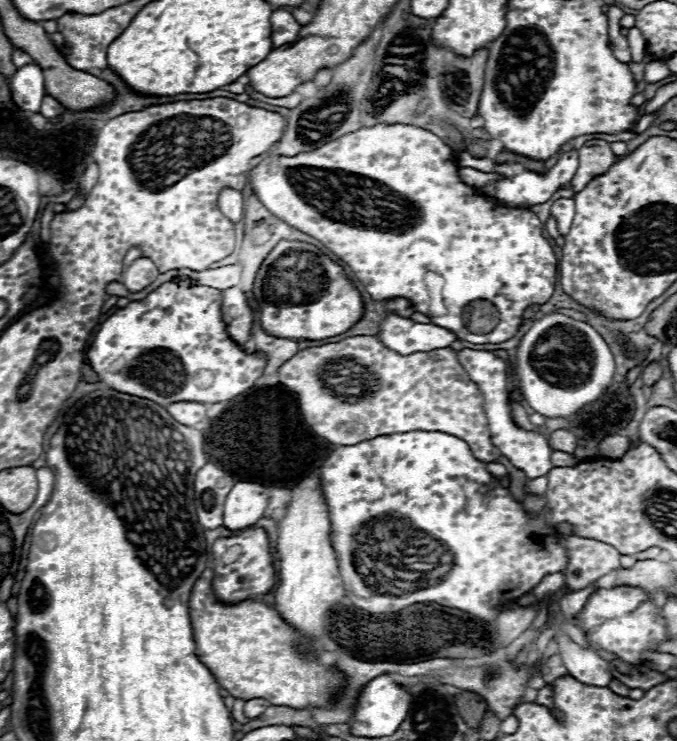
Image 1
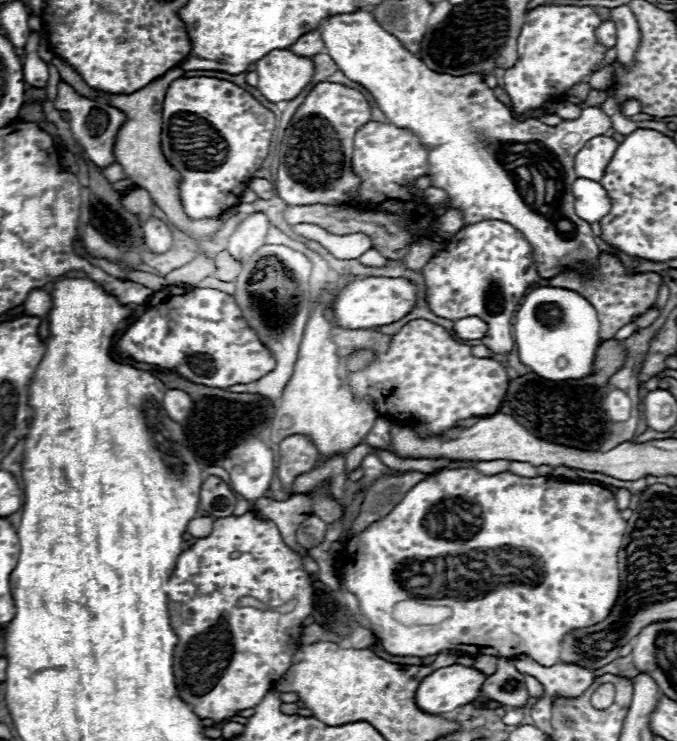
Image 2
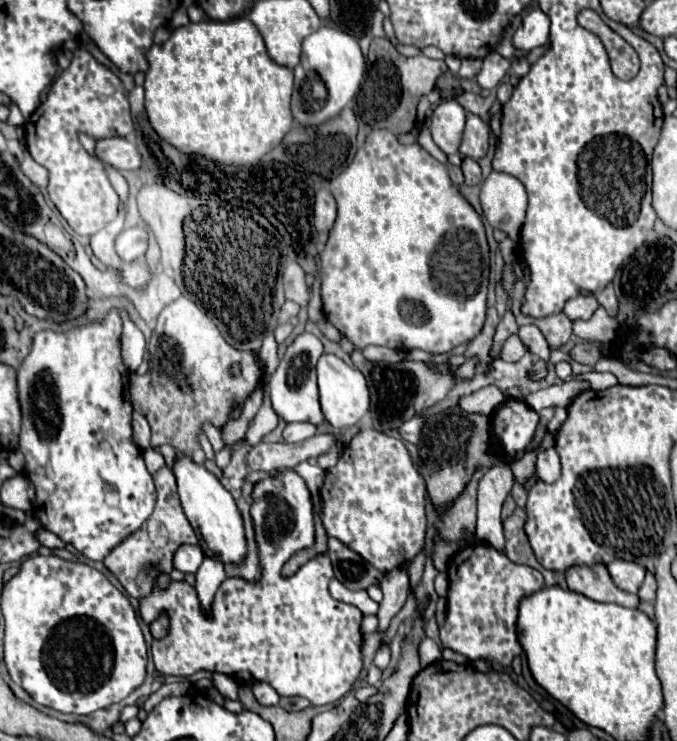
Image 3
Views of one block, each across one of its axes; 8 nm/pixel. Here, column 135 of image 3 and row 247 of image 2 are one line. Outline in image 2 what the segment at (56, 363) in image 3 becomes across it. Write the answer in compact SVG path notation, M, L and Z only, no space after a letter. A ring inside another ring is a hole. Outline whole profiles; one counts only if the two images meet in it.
M486 220L462 228L452 238L444 240L444 248L424 266L428 308L448 320L466 316L484 318L484 322L488 322L484 346L496 354L506 354L514 348L510 332L512 316L528 288L538 280L540 276L528 240L520 230L502 220Z

